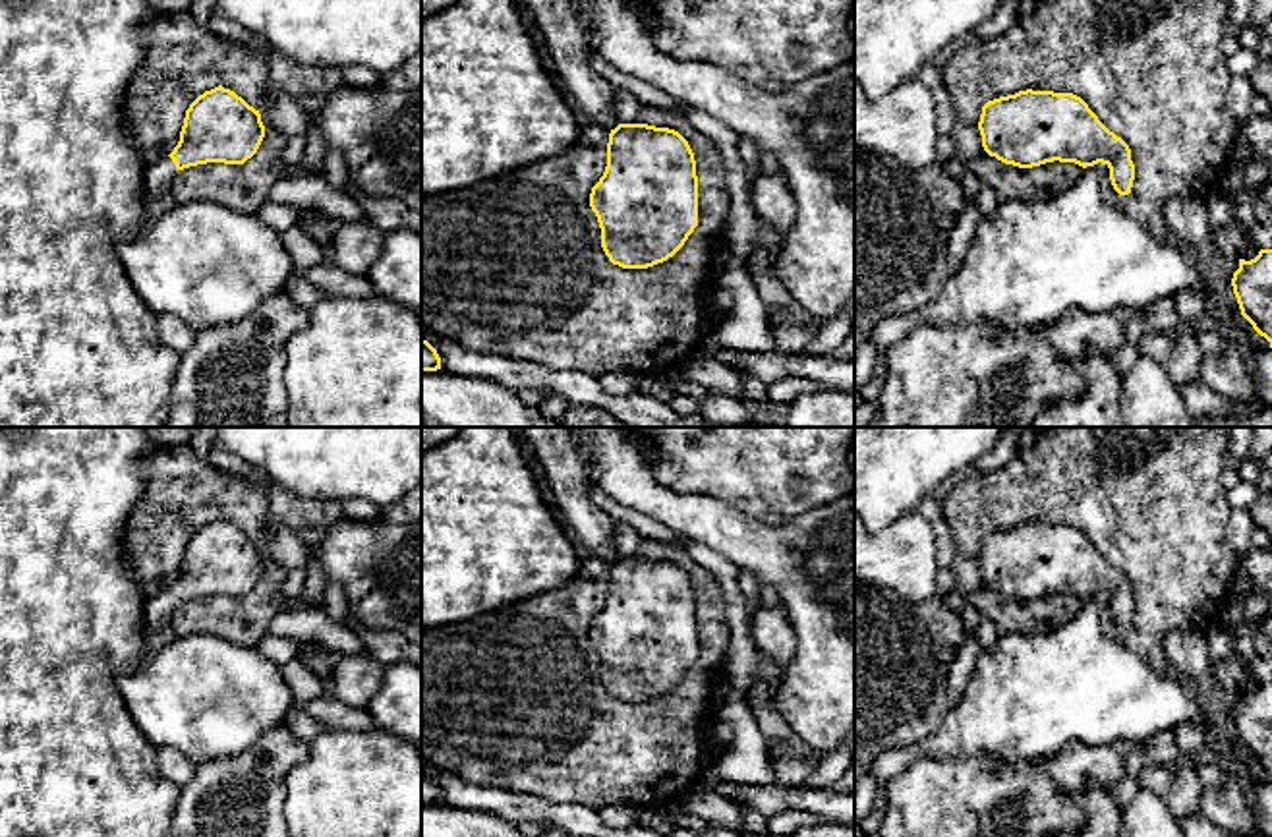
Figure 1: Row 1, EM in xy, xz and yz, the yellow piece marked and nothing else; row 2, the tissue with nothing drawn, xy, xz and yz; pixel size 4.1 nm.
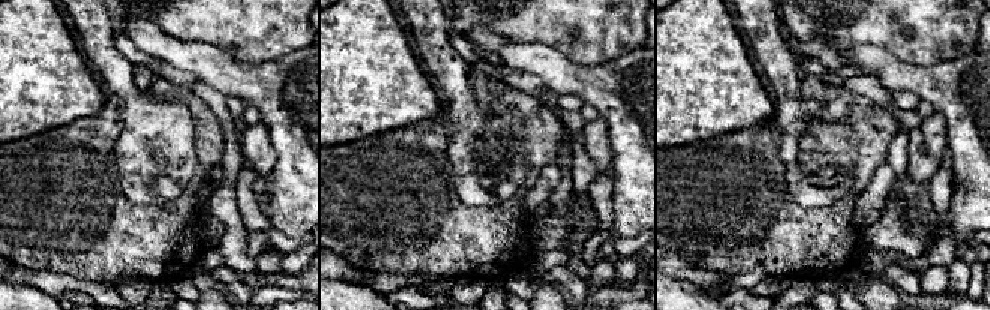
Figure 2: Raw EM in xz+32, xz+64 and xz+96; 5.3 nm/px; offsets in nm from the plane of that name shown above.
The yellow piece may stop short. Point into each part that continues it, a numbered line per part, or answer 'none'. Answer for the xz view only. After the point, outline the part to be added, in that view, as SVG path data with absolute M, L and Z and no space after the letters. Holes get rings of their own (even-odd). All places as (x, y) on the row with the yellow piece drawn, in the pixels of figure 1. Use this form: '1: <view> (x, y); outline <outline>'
1: xz (559, 22); outline M574 0L520 4L539 27L555 66L555 81L574 99L582 126L615 130L619 126L611 114L615 89L588 64L592 43Z

